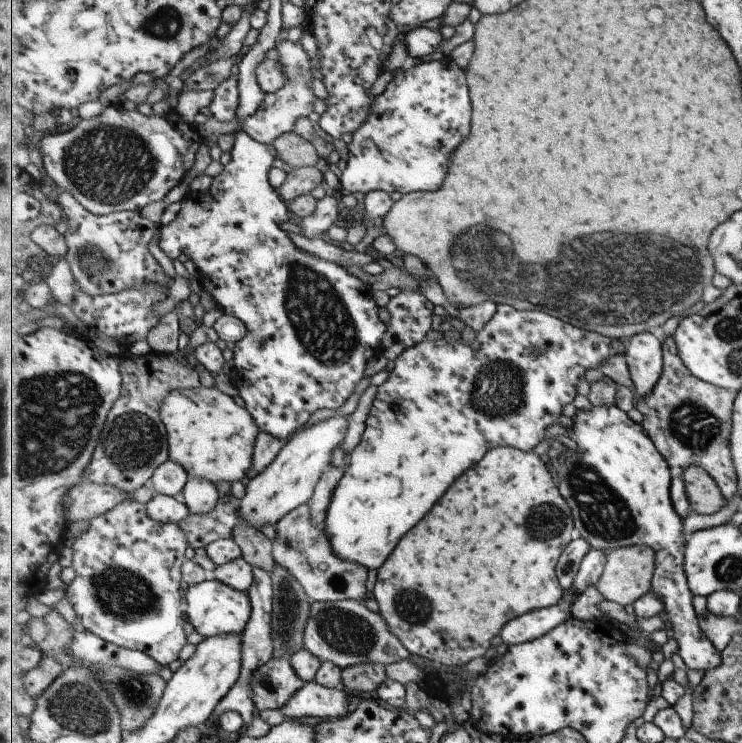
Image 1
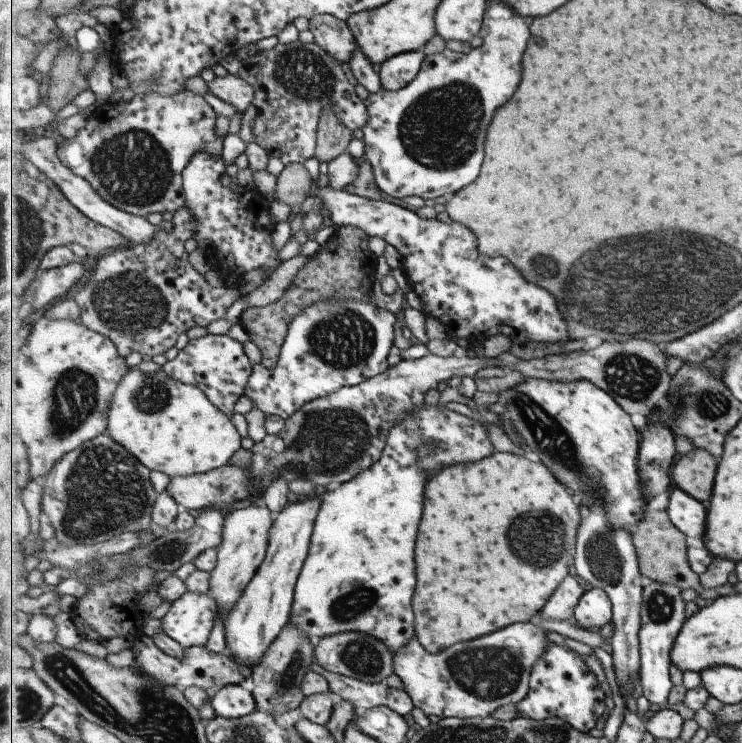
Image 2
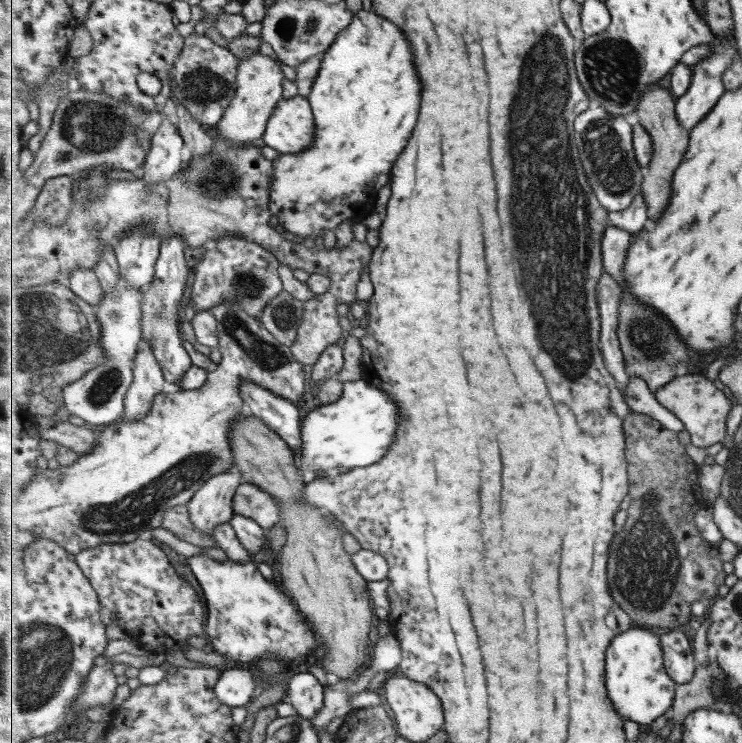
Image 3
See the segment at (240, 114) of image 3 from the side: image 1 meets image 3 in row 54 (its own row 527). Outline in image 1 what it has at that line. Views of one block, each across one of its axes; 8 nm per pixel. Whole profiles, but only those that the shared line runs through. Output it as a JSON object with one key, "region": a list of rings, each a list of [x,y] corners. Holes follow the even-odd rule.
{"region":[[[338,415],[330,418],[328,421],[312,426],[307,430],[297,432],[295,438],[292,438],[281,450],[279,456],[265,469],[260,475],[255,475],[245,486],[244,497],[240,500],[240,516],[258,531],[264,527],[276,526],[276,524],[285,518],[285,515],[292,513],[298,506],[308,504],[316,492],[317,485],[321,477],[324,476],[332,464],[332,454],[337,447],[344,441],[345,430],[349,418],[345,415]]]}

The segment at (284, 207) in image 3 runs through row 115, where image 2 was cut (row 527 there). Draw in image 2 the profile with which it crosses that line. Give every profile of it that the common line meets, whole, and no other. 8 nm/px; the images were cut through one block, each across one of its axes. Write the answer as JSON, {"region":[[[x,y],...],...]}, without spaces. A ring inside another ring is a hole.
{"region":[[[425,404],[413,414],[407,414],[391,430],[381,458],[371,468],[362,471],[337,490],[324,491],[321,514],[316,520],[310,551],[296,584],[292,618],[288,624],[295,624],[309,637],[317,636],[320,639],[344,632],[371,634],[385,642],[396,657],[403,646],[418,638],[412,604],[418,581],[415,578],[415,548],[429,474],[441,466],[477,462],[495,452],[487,428],[481,422],[453,412],[445,405],[439,410],[437,405]]]}

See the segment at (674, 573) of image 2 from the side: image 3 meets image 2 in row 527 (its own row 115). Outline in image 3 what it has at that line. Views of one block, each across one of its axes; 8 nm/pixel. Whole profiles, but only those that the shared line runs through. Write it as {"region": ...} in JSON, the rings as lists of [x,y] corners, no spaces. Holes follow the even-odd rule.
{"region":[[[668,83],[657,84],[655,88],[645,92],[640,104],[637,104],[634,120],[649,130],[654,143],[654,156],[645,173],[642,194],[649,207],[650,223],[656,223],[663,218],[665,210],[672,203],[673,178],[688,152],[691,134],[680,124],[680,117],[677,116],[677,98]]]}

